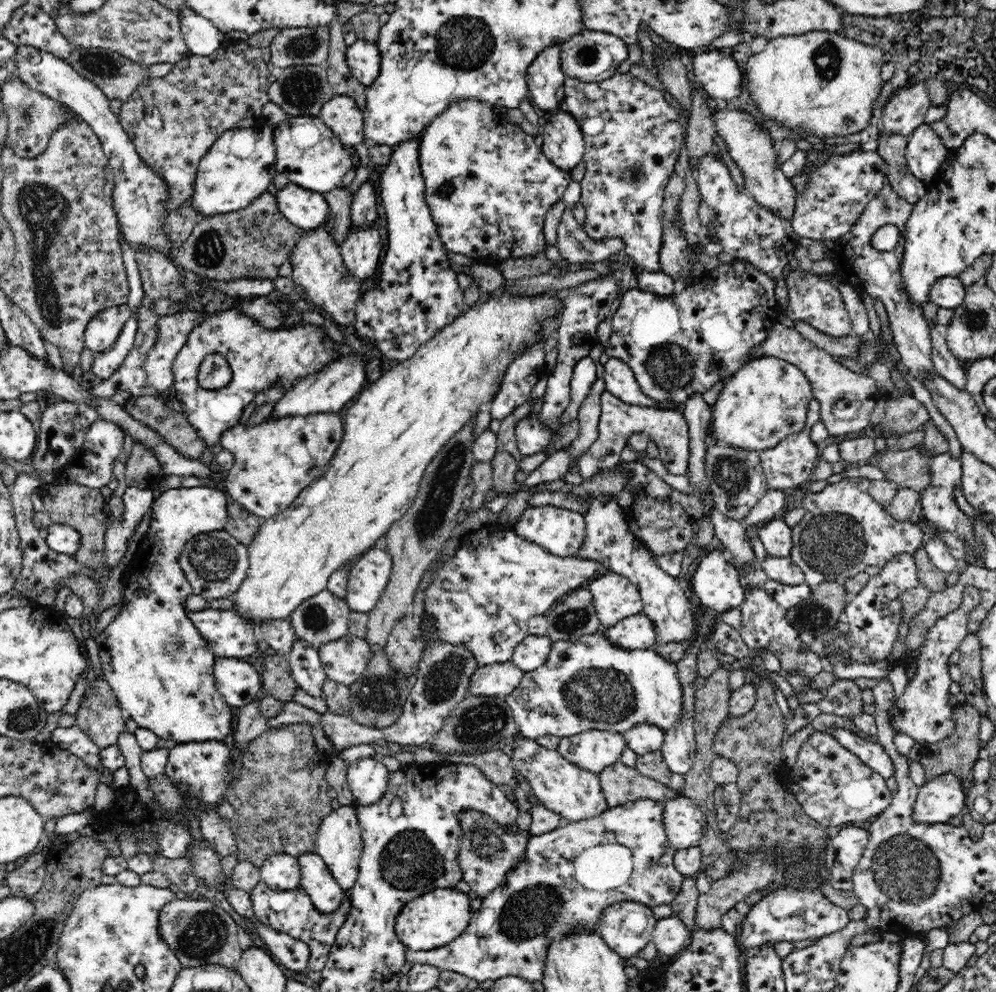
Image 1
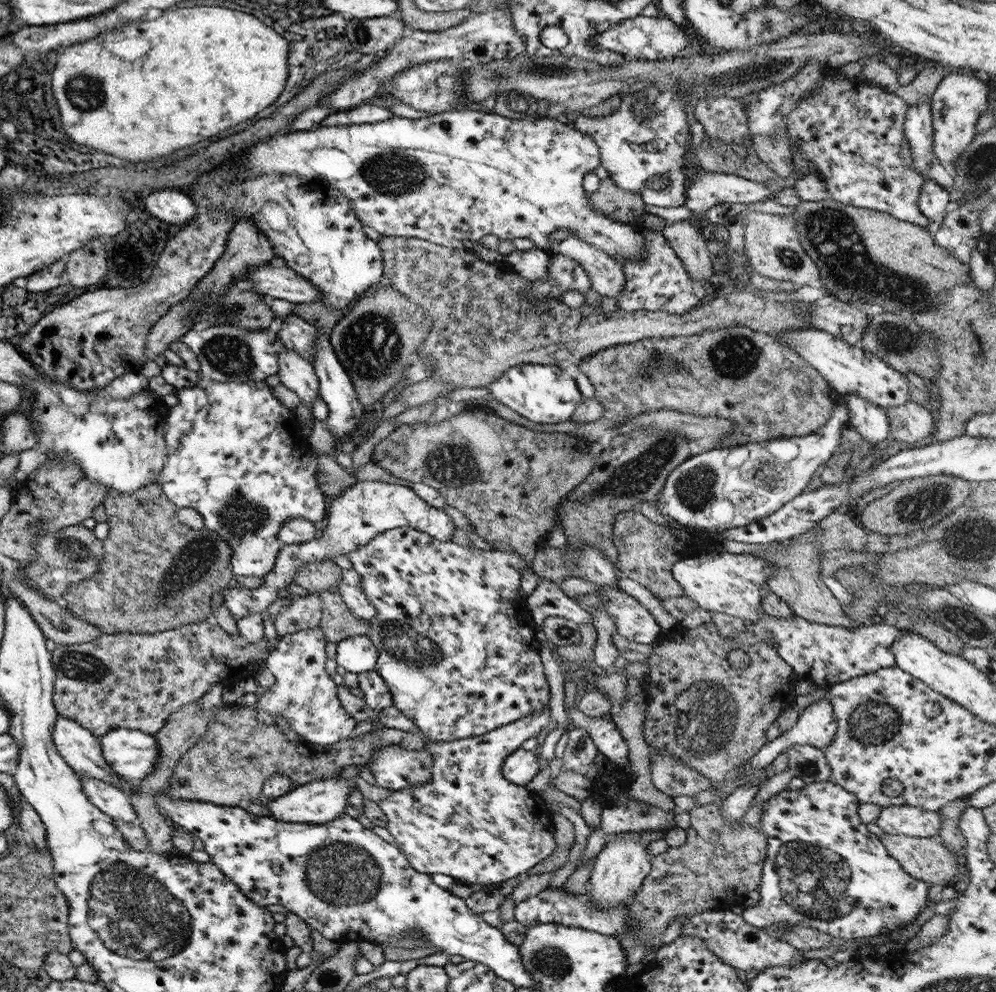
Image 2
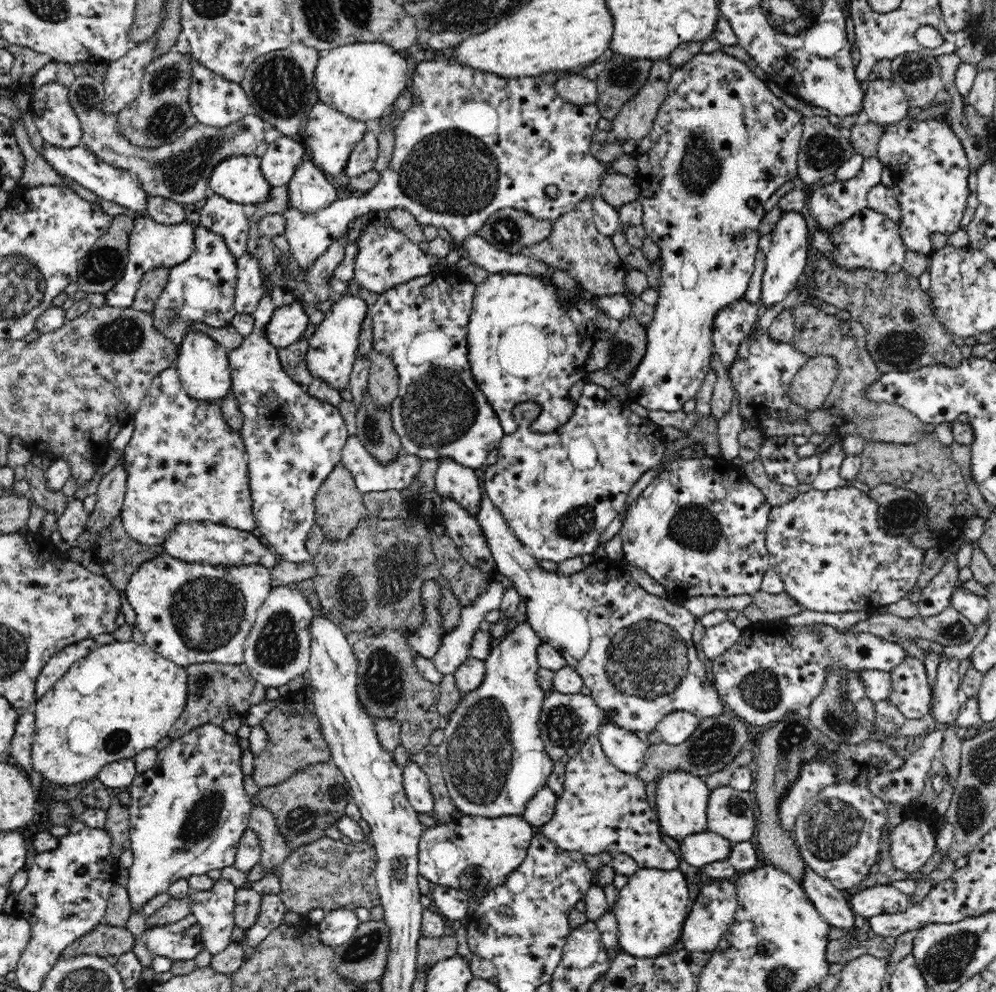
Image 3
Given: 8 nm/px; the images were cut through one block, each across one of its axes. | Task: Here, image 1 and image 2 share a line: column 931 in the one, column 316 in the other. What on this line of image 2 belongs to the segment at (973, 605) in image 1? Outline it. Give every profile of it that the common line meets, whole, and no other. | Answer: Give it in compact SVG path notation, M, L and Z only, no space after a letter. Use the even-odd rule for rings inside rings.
M318 626L279 638L264 664L275 681L272 686L258 689L257 700L252 706L273 717L275 714L281 716L299 738L321 746L348 738L357 724L339 704L337 685L324 670L326 641Z

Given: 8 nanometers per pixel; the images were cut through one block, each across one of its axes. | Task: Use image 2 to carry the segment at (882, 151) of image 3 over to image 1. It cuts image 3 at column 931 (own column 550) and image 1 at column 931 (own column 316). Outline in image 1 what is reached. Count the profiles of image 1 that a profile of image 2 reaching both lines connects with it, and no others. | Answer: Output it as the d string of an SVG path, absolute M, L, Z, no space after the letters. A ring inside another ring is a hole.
M931 125L918 126L911 134L906 148L905 157L909 172L925 184L931 182L946 162L950 151Z

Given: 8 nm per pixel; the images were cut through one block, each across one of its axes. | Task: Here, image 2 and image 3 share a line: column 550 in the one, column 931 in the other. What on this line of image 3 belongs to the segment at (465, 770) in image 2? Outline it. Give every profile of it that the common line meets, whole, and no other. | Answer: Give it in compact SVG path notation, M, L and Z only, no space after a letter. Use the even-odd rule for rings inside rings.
M927 819L903 820L889 838L894 867L904 873L920 871L936 849L936 831Z

